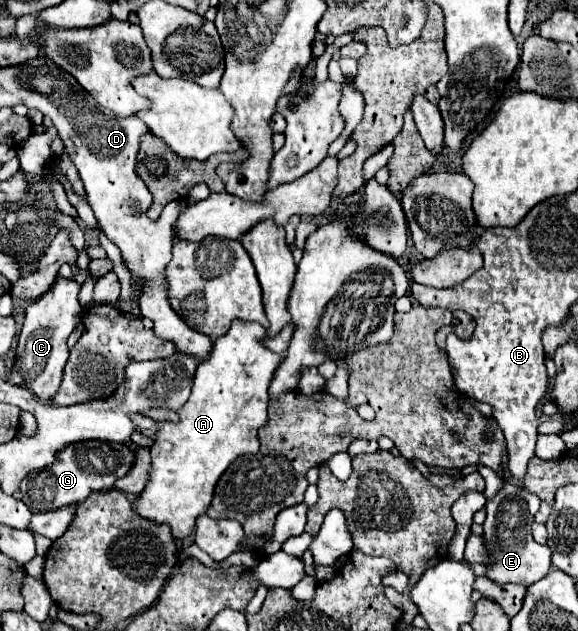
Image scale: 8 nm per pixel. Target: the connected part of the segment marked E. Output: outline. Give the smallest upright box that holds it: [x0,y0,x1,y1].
[483,481,551,585]

